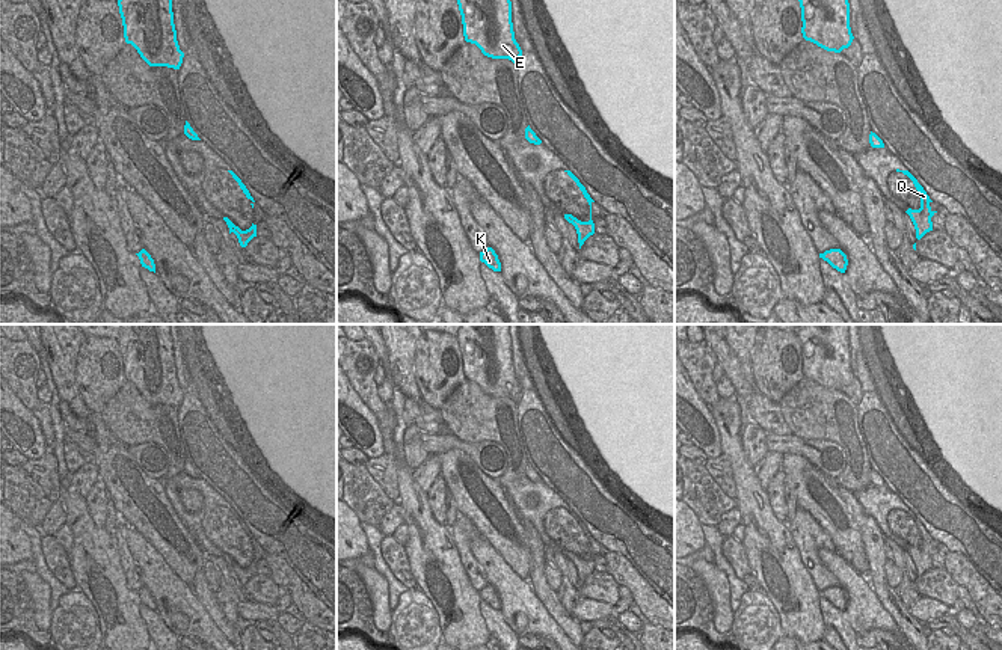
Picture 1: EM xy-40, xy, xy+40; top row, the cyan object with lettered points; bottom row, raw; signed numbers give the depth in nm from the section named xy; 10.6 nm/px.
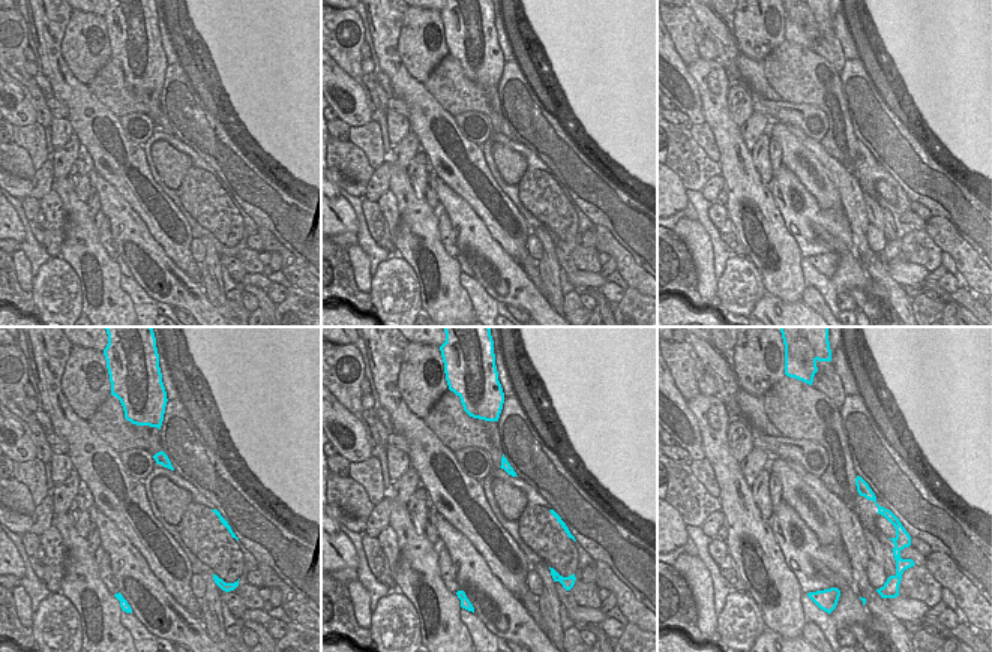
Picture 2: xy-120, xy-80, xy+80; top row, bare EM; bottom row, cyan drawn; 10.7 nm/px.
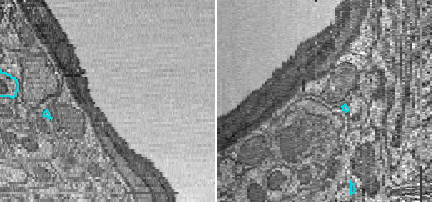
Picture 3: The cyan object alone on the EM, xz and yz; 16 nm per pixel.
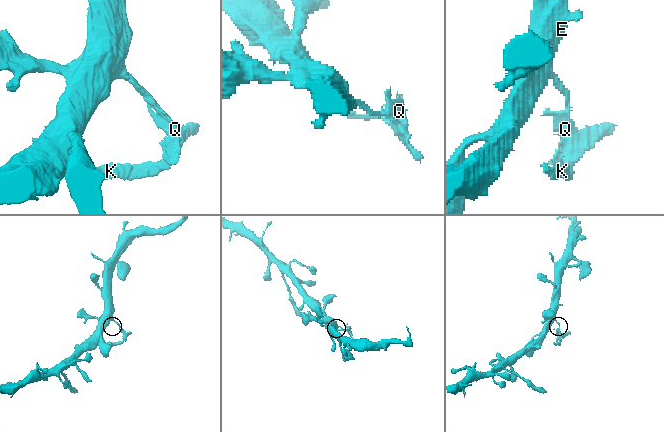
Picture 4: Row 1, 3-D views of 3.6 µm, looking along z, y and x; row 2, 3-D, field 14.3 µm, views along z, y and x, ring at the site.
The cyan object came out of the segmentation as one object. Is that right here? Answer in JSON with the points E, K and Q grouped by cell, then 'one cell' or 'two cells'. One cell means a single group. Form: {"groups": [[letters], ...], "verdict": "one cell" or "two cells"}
{"groups": [["E"], ["K", "Q"]], "verdict": "two cells"}

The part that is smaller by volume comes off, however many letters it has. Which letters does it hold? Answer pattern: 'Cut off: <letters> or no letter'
Cut off: K, Q

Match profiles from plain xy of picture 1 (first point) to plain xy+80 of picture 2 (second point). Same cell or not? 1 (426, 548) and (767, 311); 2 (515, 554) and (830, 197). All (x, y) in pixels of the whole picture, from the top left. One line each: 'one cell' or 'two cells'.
1: two cells
2: one cell

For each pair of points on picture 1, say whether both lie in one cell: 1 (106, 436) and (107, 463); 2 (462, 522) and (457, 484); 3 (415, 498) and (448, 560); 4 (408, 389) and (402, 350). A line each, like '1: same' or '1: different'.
1: same
2: different
3: same
4: same

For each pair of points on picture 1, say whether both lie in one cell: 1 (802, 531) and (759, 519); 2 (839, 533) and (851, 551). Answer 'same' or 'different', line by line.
1: different
2: same

